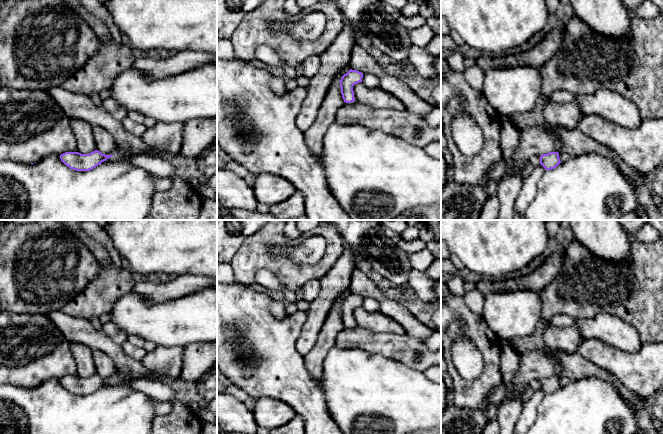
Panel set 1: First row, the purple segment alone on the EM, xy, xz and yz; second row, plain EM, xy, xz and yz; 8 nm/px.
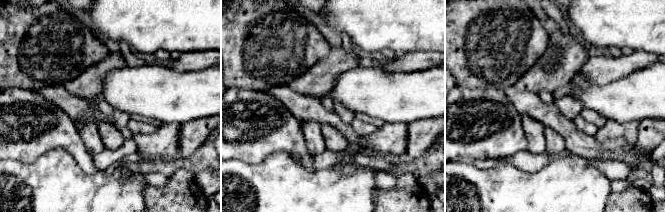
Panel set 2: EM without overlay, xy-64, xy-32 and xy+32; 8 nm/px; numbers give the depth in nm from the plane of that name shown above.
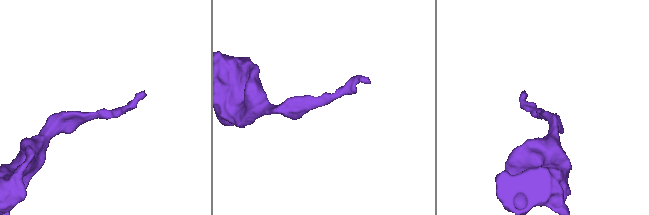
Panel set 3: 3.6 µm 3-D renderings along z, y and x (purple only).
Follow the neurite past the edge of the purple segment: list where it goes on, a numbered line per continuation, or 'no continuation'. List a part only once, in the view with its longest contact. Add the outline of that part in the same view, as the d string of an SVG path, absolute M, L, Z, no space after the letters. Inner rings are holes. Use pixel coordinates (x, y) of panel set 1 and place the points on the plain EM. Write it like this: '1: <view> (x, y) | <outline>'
no continuation

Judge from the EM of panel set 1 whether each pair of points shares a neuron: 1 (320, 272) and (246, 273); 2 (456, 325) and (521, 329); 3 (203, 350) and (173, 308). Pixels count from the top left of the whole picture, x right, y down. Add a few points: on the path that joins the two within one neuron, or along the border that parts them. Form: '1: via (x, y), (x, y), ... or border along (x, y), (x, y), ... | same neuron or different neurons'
1: via (302, 272), (288, 272), (277, 263), (264, 263) | same neuron
2: border along (481, 314), (485, 323), (502, 340) | different neurons
3: border along (206, 341), (192, 342), (184, 347) | different neurons

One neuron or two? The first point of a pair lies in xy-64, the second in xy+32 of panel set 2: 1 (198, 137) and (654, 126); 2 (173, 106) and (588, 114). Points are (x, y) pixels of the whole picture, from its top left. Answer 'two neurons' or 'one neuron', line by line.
1: one neuron
2: two neurons

